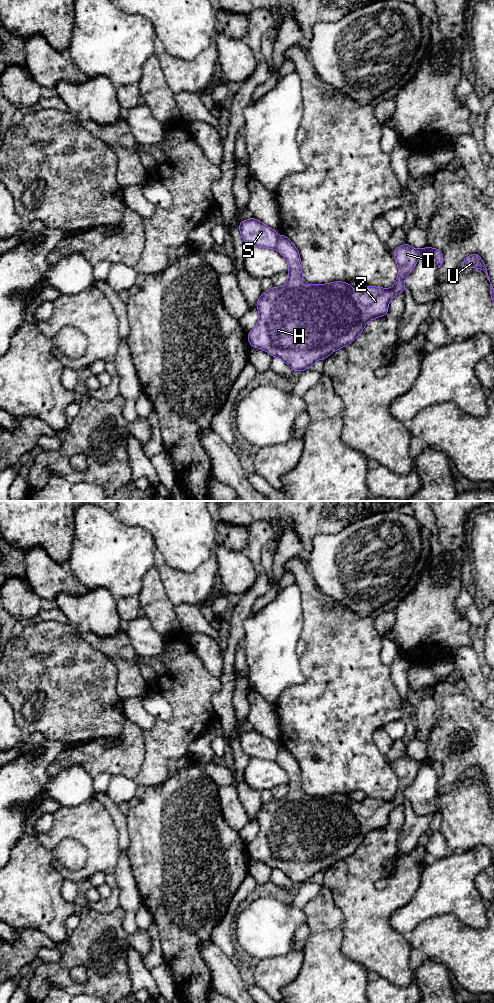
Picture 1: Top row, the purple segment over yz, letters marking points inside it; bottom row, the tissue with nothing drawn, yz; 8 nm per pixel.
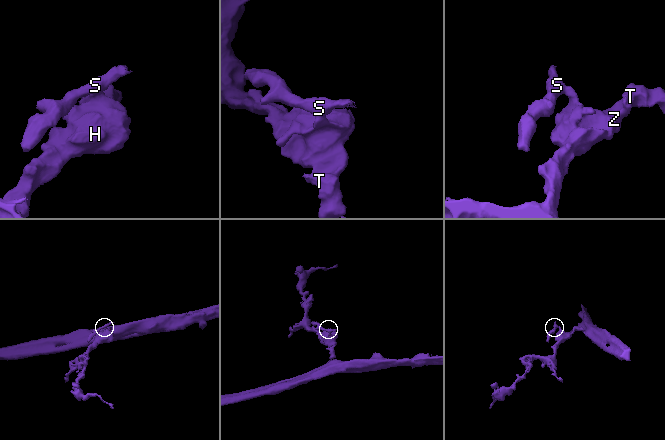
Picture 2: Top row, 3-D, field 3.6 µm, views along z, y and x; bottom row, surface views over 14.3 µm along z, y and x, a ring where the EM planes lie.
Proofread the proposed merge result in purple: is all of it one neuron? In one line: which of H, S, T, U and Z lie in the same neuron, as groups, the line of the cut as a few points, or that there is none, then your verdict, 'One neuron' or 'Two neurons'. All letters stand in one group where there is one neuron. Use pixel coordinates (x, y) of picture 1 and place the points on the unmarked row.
Groups: H T U Z / S. Split along yz (278, 748), (275, 759). Two neurons

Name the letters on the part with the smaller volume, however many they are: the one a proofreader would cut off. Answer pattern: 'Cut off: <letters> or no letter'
Cut off: S

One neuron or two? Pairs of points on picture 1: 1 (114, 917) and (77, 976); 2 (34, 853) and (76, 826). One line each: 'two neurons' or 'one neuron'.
1: two neurons
2: two neurons

